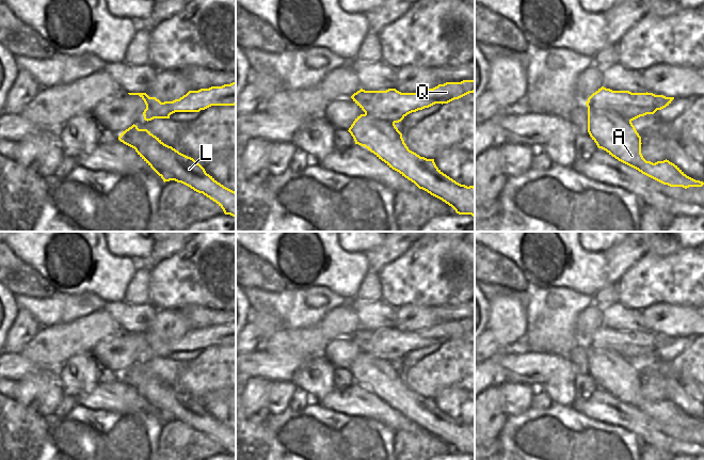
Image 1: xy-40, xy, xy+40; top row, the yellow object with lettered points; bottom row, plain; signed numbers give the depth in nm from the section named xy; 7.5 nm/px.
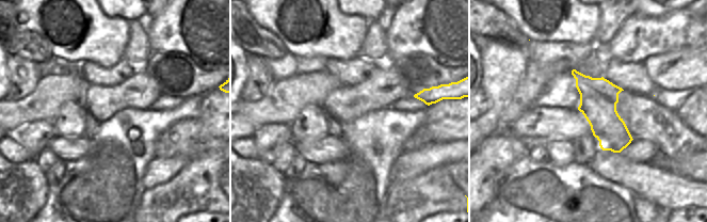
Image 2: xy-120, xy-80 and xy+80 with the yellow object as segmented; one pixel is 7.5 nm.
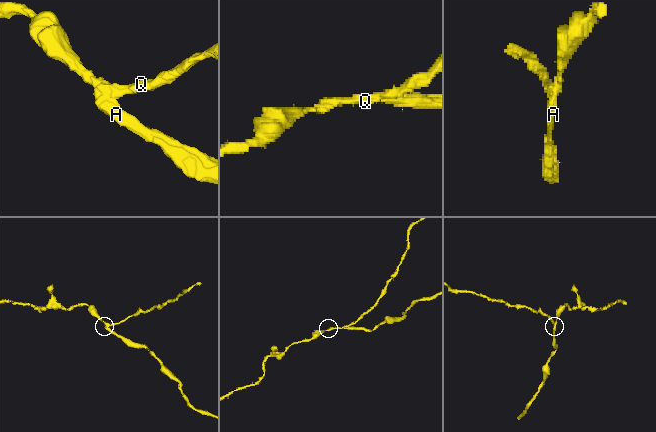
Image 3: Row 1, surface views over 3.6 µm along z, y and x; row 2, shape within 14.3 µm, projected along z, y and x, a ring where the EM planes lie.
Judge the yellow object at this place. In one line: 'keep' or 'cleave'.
cleave

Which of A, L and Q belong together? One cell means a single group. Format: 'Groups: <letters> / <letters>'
Groups: A L / Q.

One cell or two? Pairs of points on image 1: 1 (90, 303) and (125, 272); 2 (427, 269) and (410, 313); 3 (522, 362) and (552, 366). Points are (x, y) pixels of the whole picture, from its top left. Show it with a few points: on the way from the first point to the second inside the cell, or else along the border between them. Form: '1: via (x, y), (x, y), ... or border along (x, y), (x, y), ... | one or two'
1: border along (72, 296), (95, 294), (106, 301) | two
2: border along (431, 305), (403, 305), (396, 308) | two
3: via (529, 366), (544, 366) | one

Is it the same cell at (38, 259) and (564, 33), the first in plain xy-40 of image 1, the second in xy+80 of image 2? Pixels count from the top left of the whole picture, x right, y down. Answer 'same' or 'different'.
same

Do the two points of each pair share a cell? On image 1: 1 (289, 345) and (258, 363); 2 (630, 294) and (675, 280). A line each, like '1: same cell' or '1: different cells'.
1: different cells
2: same cell

